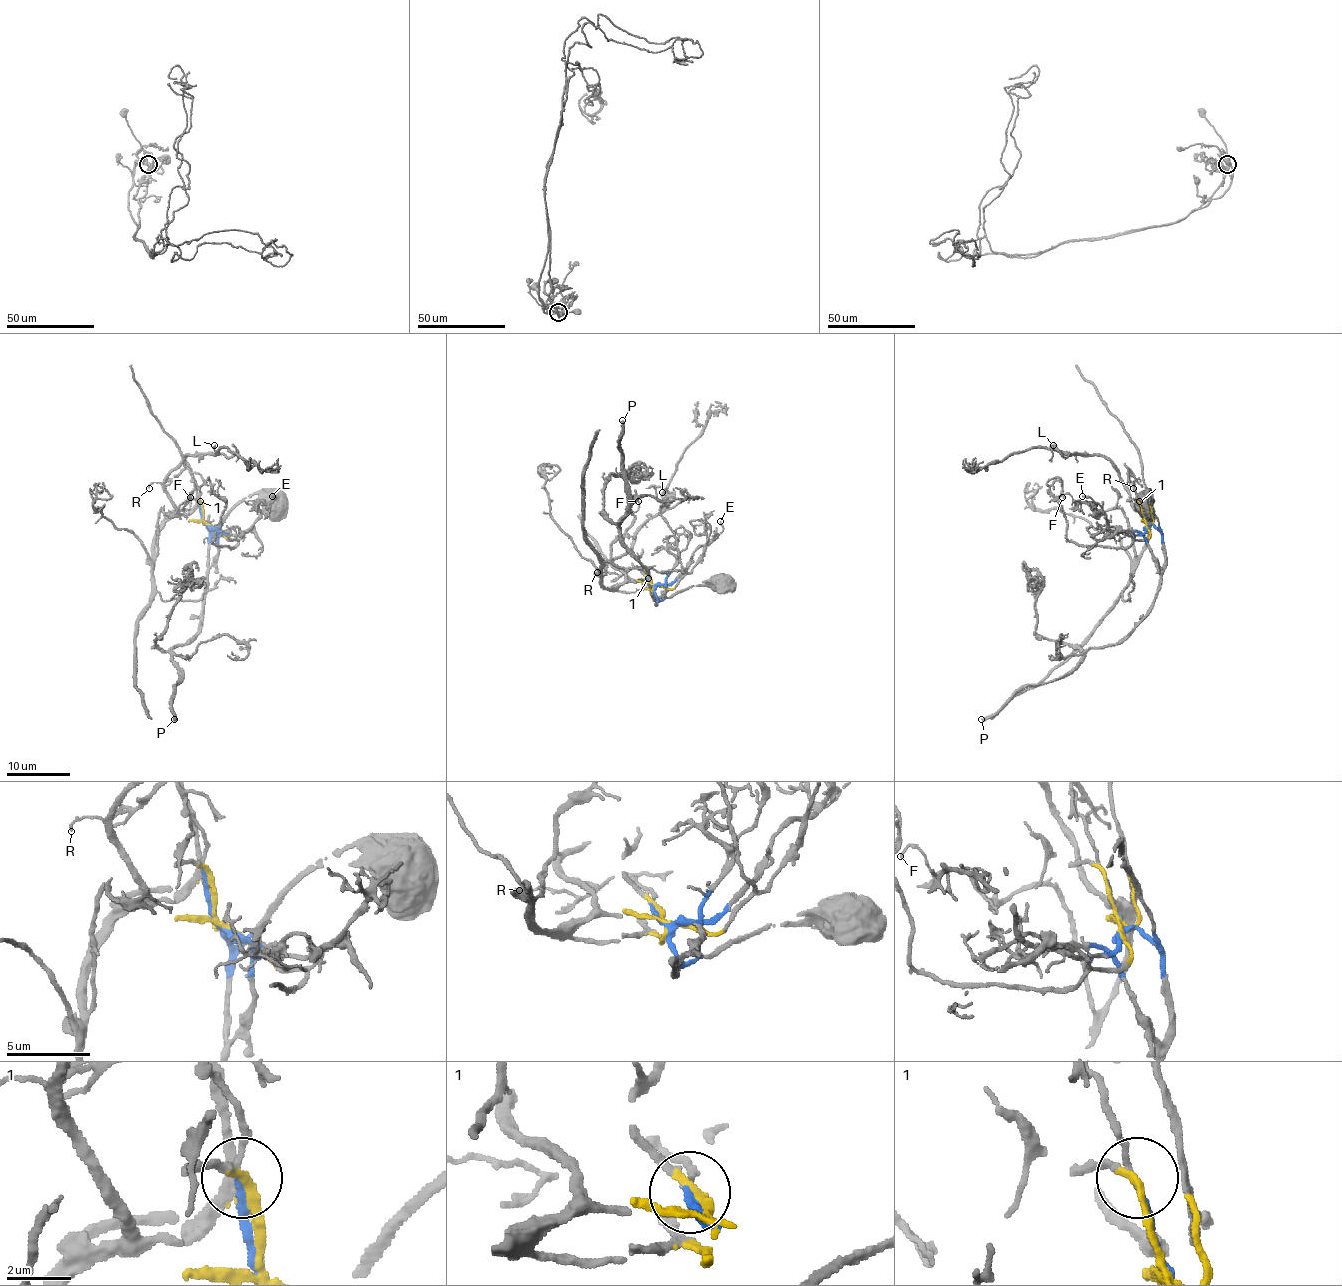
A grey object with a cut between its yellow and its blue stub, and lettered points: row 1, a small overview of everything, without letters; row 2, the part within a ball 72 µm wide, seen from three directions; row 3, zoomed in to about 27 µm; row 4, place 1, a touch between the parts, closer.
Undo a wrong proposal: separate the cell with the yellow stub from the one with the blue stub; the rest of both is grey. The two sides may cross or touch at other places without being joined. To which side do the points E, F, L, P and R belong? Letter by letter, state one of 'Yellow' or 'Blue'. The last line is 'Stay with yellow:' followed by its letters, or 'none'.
E: Blue
F: Yellow
L: Yellow
P: Blue
R: Blue
Stay with yellow: F, L

